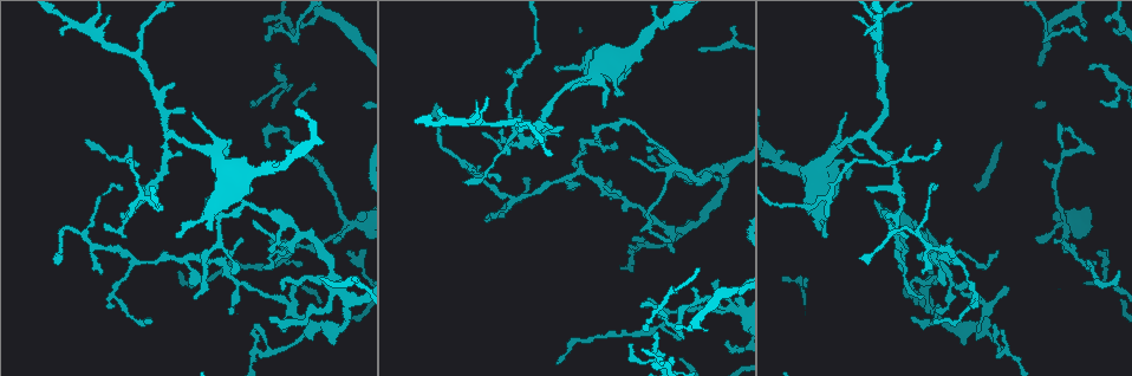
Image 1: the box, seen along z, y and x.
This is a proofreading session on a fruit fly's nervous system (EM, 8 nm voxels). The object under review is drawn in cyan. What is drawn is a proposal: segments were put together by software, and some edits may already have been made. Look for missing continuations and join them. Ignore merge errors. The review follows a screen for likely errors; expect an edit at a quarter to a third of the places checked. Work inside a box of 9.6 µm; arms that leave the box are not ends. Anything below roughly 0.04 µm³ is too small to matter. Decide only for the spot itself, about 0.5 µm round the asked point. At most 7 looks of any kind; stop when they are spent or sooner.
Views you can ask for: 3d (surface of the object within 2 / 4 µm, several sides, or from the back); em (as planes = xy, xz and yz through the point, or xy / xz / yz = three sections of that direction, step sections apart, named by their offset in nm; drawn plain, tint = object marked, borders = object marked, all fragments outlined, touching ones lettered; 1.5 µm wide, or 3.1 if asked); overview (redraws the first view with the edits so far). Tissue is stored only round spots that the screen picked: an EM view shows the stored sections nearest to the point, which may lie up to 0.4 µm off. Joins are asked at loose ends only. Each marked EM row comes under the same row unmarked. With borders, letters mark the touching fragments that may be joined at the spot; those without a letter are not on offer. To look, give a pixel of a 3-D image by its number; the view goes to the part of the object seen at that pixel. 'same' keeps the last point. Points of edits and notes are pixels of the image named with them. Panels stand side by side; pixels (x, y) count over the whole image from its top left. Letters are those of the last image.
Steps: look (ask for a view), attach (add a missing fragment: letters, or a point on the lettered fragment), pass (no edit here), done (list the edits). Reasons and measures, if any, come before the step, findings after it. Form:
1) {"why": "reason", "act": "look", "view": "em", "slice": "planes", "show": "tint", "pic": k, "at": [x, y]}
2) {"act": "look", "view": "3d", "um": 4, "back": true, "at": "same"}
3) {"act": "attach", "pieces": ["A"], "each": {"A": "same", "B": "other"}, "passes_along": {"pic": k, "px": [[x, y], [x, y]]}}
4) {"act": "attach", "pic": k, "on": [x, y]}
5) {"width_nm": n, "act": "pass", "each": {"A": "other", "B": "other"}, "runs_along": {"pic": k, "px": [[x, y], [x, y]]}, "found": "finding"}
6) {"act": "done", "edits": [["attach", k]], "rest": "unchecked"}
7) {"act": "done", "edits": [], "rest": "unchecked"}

{"why": "tapers out", "act": "look", "view": "em", "slice": "planes", "show": "borders", "pic": 1, "at": [646, 148]}

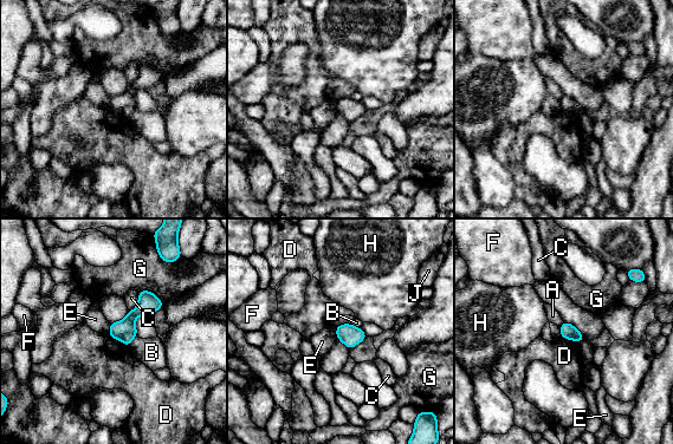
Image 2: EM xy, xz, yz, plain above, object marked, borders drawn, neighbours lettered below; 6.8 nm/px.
{"act": "pass", "each": {"A": "other", "B": "other", "C": "other", "D": "other", "E": "other", "F": "other", "G": "other", "H": "other", "J": "other"}, "border": {"pic": 2, "px": [[335, 326], [337, 338]]}, "found": "none of them fits"}

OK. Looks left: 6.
{"why": "branch stops here", "act": "look", "view": "3d", "um": 4, "pic": 1, "at": [661, 220]}

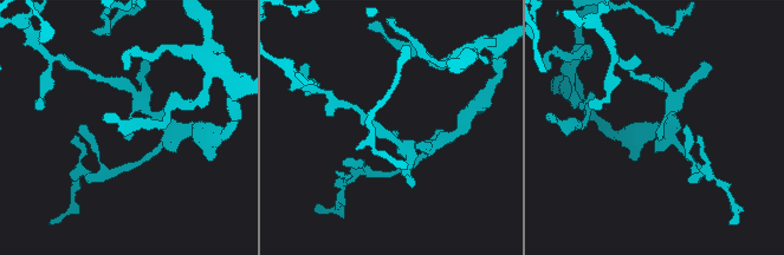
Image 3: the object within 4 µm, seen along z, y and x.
{"why": "need the tissue", "act": "look", "view": "em", "slice": "yz", "step": 4, "show": "tint", "pic": 3, "at": [660, 135]}

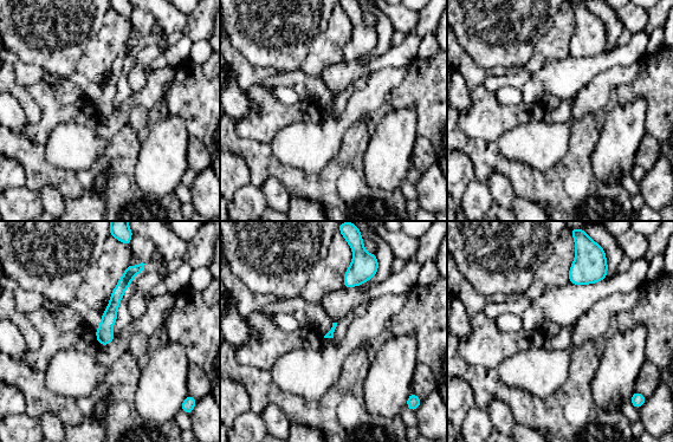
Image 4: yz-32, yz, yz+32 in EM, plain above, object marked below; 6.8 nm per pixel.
{"act": "look", "view": "em", "slice": "planes", "show": "borders", "at": "same"}

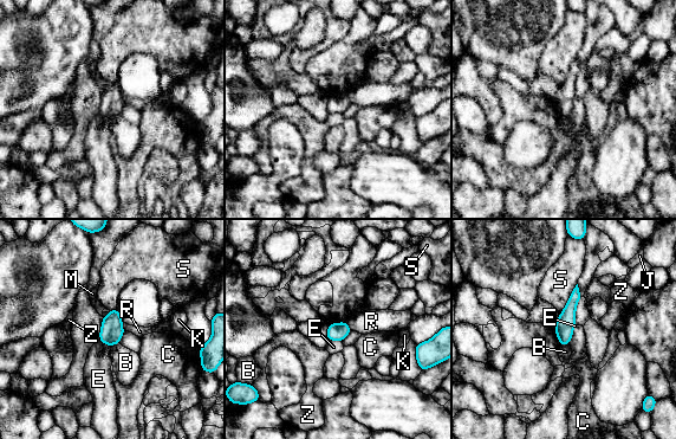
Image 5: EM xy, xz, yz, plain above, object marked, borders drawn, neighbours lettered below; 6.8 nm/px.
{"width_nm": 120, "act": "pass", "each": {"B": "other", "C": "other", "E": "other", "J": "other", "K": "other", "M": "other", "R": "other", "S": "other", "Z": "other"}, "border": {"pic": 5, "px": [[574, 324], [572, 337], [569, 342]]}, "found": "no lettered fragment goes on from it"}

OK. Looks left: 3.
{"why": "thin end", "act": "look", "view": "em", "slice": "yz", "step": 8, "show": "borders", "pic": 1, "at": [936, 185]}

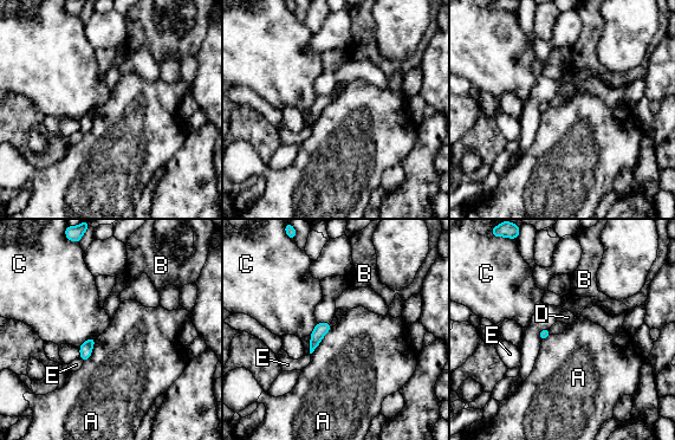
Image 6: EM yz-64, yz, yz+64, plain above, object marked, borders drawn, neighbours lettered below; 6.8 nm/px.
{"act": "pass", "each": {"A": "other", "B": "other", "C": "other", "D": "other", "E": "other"}, "border": {"pic": 6, "px": [[332, 327], [311, 354]]}, "found": "no lettered fragment goes on from it"}

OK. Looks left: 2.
{"act": "done", "edits": [], "rest": "unchecked"}

